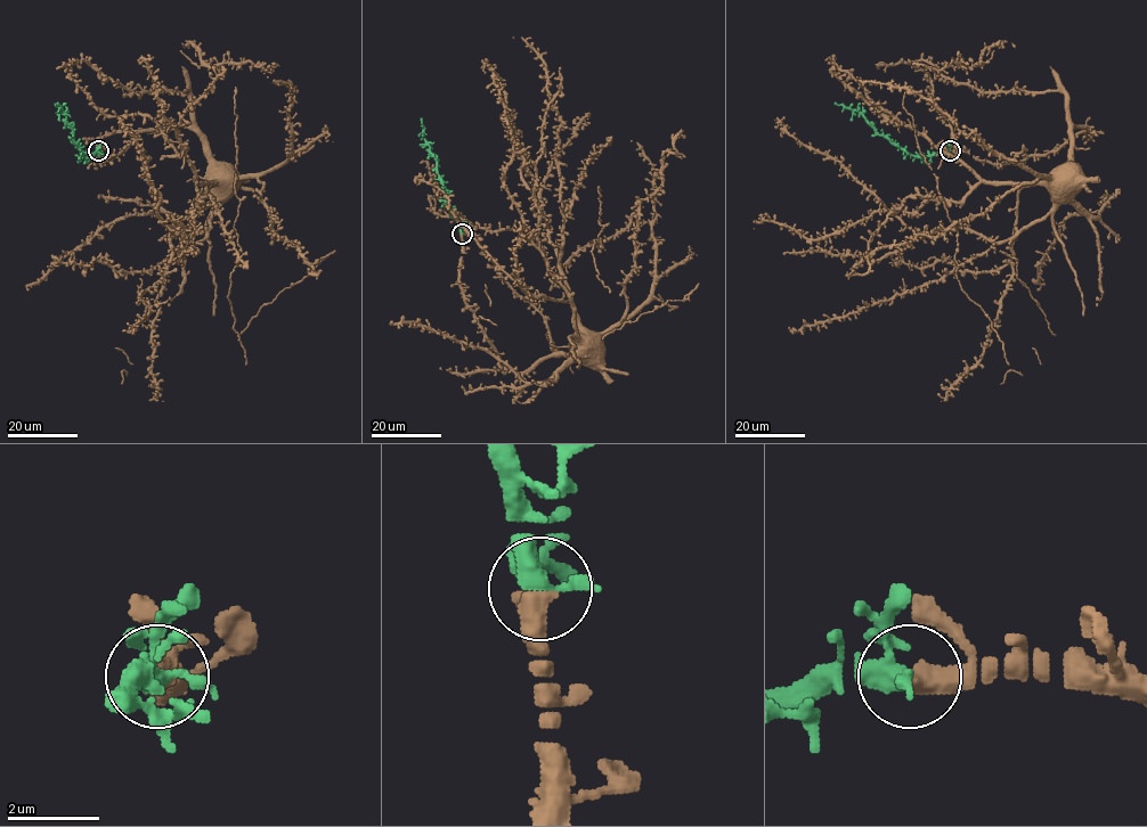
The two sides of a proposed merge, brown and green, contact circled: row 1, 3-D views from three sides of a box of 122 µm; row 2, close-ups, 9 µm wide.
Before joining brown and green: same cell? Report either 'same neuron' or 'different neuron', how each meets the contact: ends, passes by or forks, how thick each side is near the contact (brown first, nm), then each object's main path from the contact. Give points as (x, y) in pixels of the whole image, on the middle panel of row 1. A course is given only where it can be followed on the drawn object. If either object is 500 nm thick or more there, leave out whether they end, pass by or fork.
same neuron; calibres 550 and 320 nm; course brown (462, 234), (463, 300), (502, 362), (515, 371), (527, 371), (546, 357), (574, 352), (588, 330), (585, 333); course green (462, 234), (454, 210), (447, 203), (437, 161), (425, 142), (421, 117)

